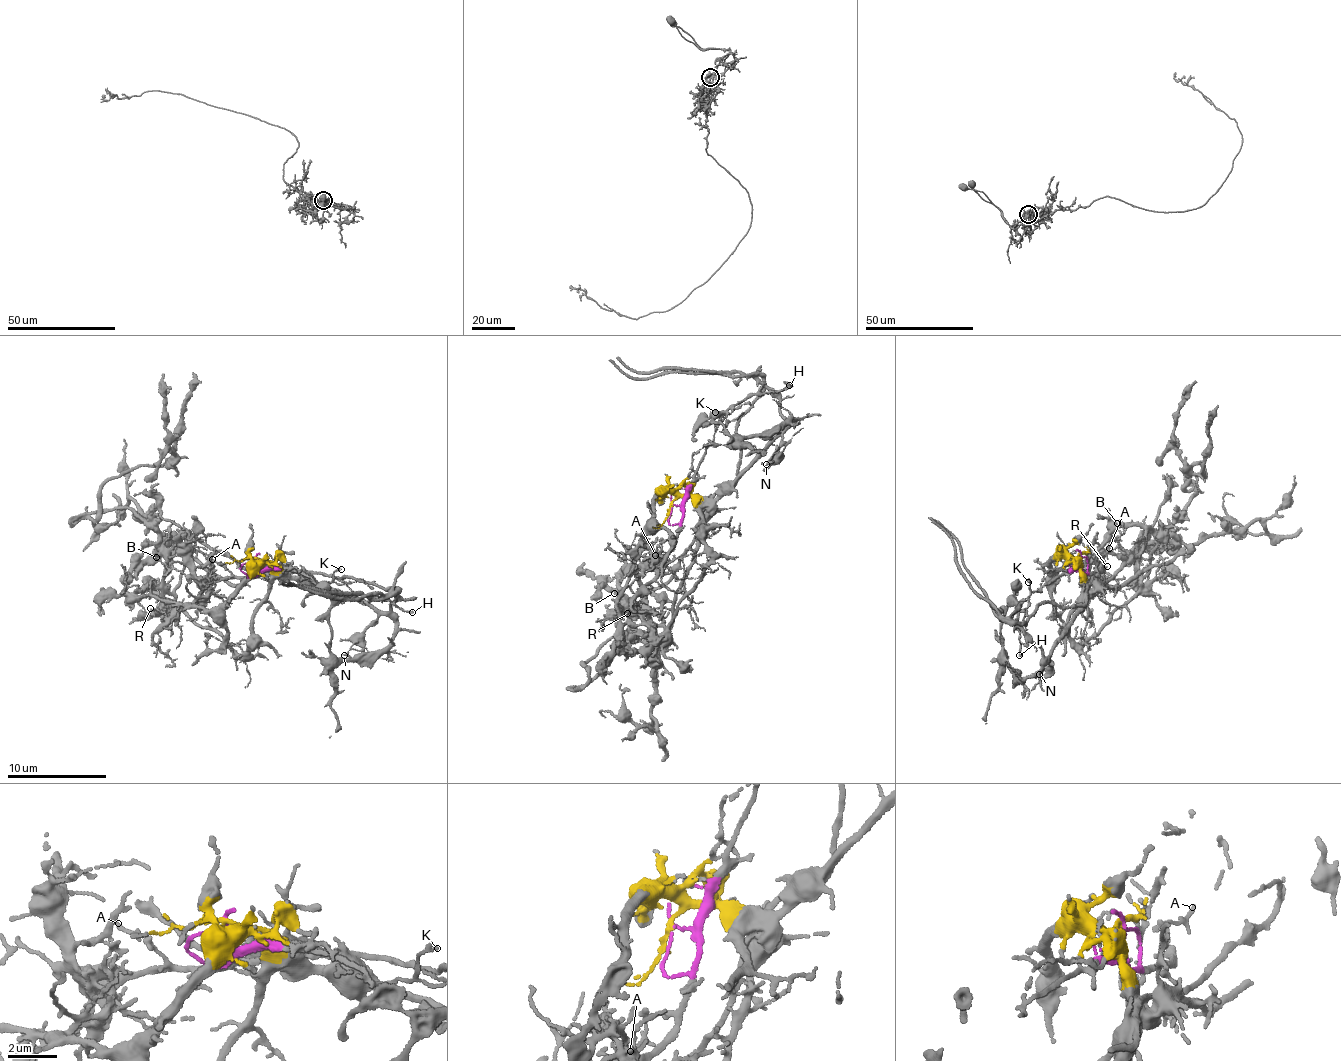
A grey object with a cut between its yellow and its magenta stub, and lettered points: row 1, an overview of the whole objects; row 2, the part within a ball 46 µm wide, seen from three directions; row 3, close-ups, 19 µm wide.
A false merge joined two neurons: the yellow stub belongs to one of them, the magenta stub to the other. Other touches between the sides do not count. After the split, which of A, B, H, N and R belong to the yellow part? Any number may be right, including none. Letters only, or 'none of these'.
H, N

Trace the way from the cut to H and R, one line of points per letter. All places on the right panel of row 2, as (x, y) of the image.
H: (1080, 555), (1086, 592), (1068, 625), (1046, 656), (1031, 639), (1021, 643), (1020, 656)
R: (1080, 555), (1079, 568), (1095, 572), (1100, 569), (1098, 576), (1102, 576), (1107, 567)

